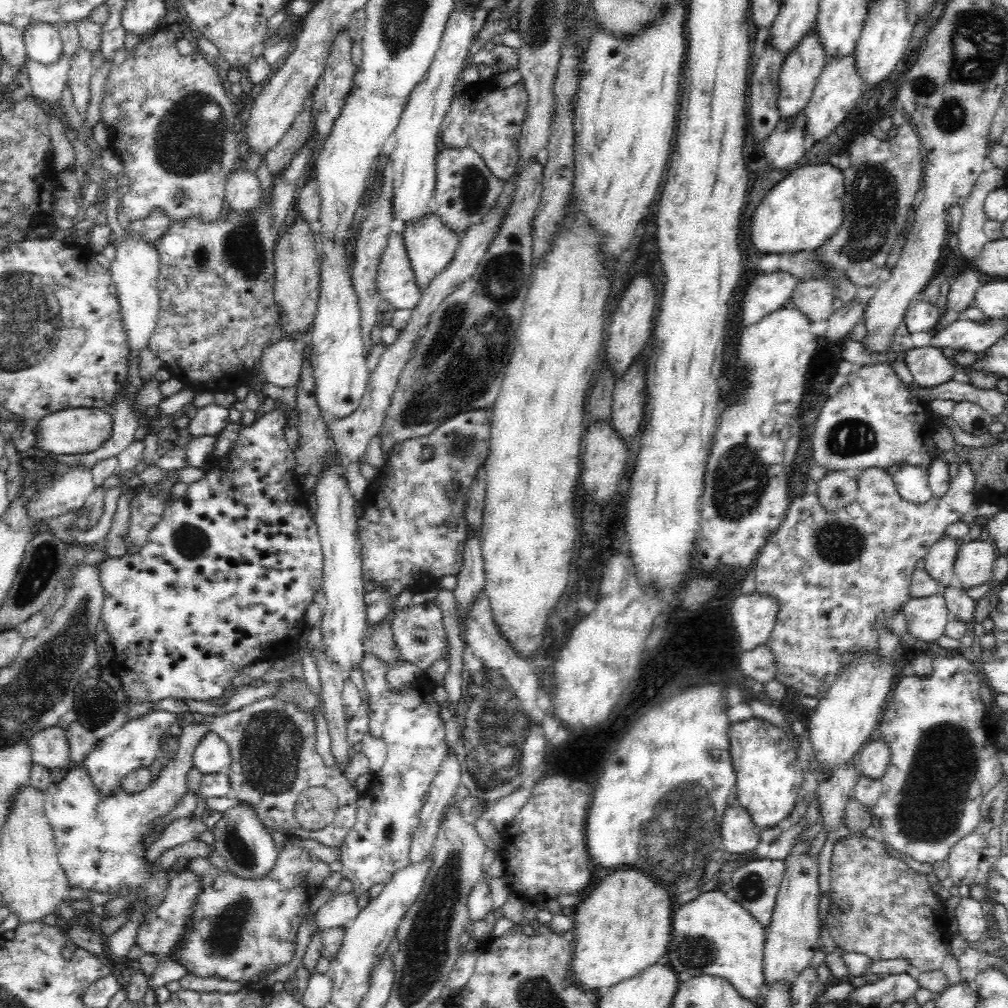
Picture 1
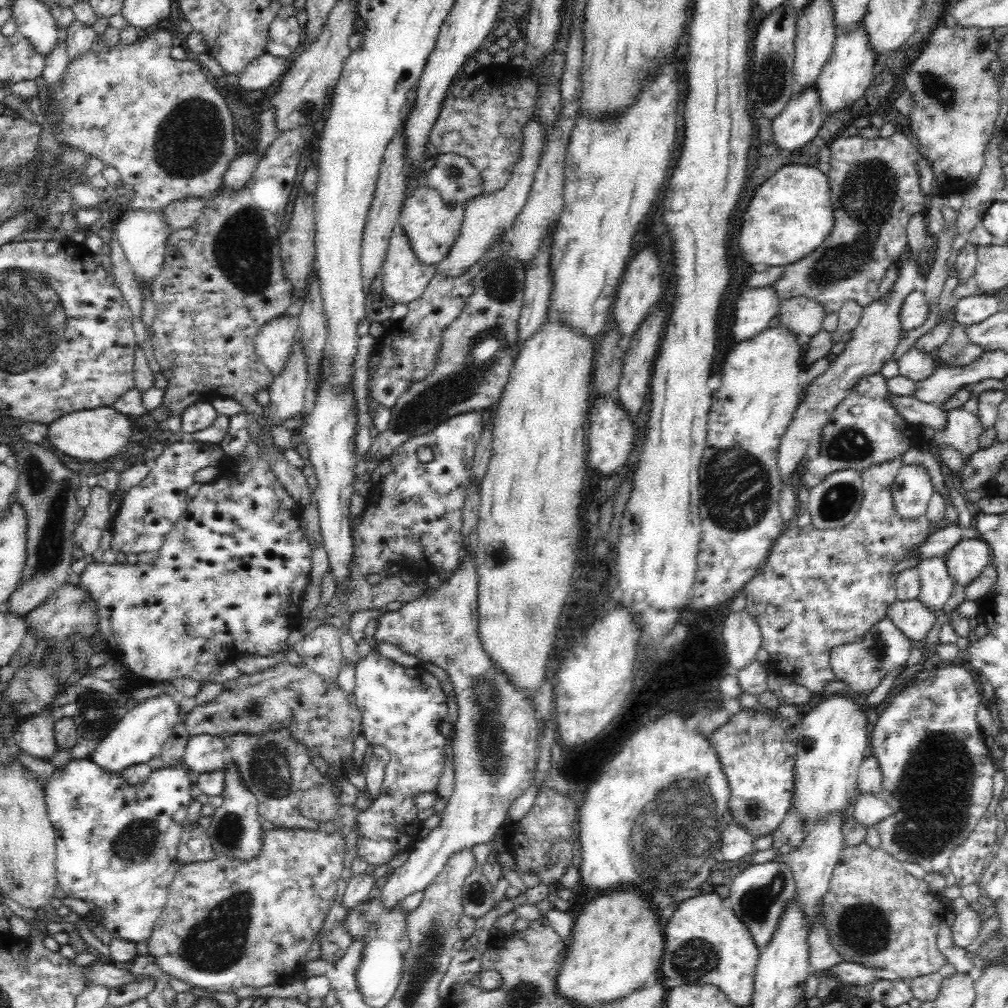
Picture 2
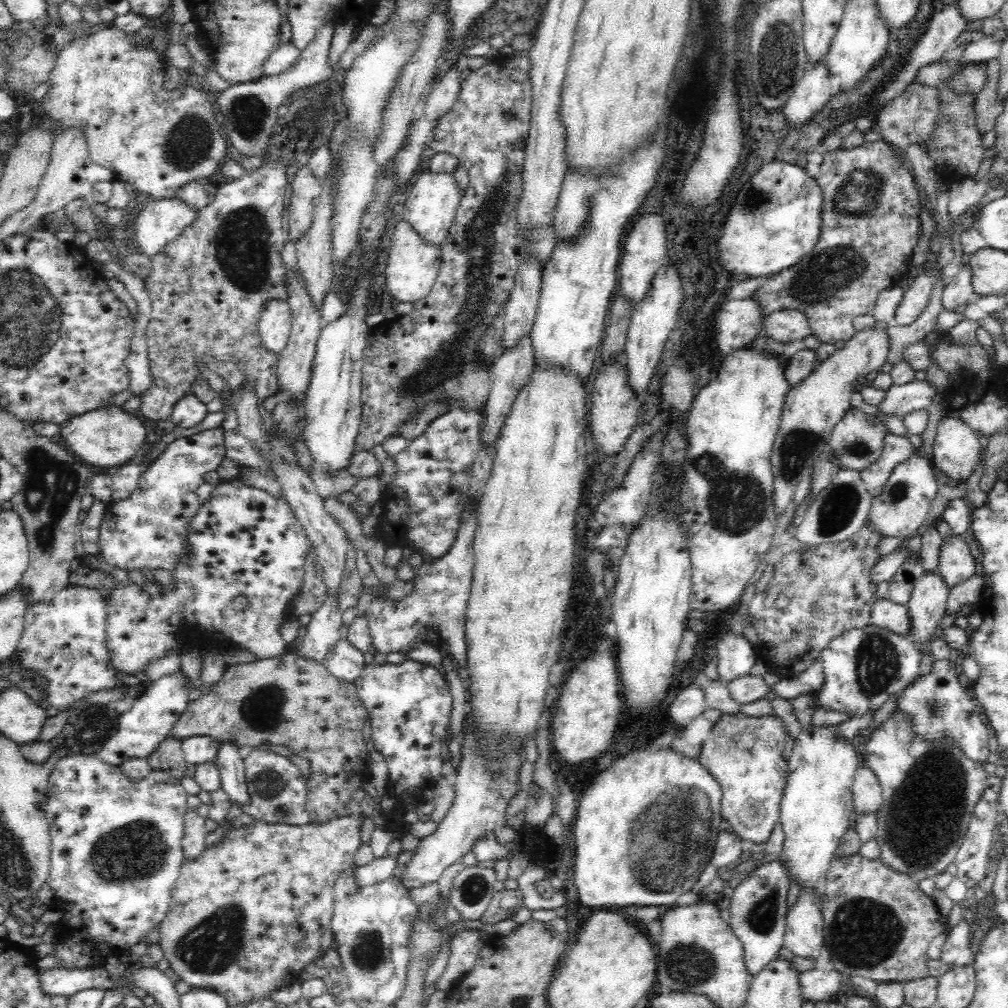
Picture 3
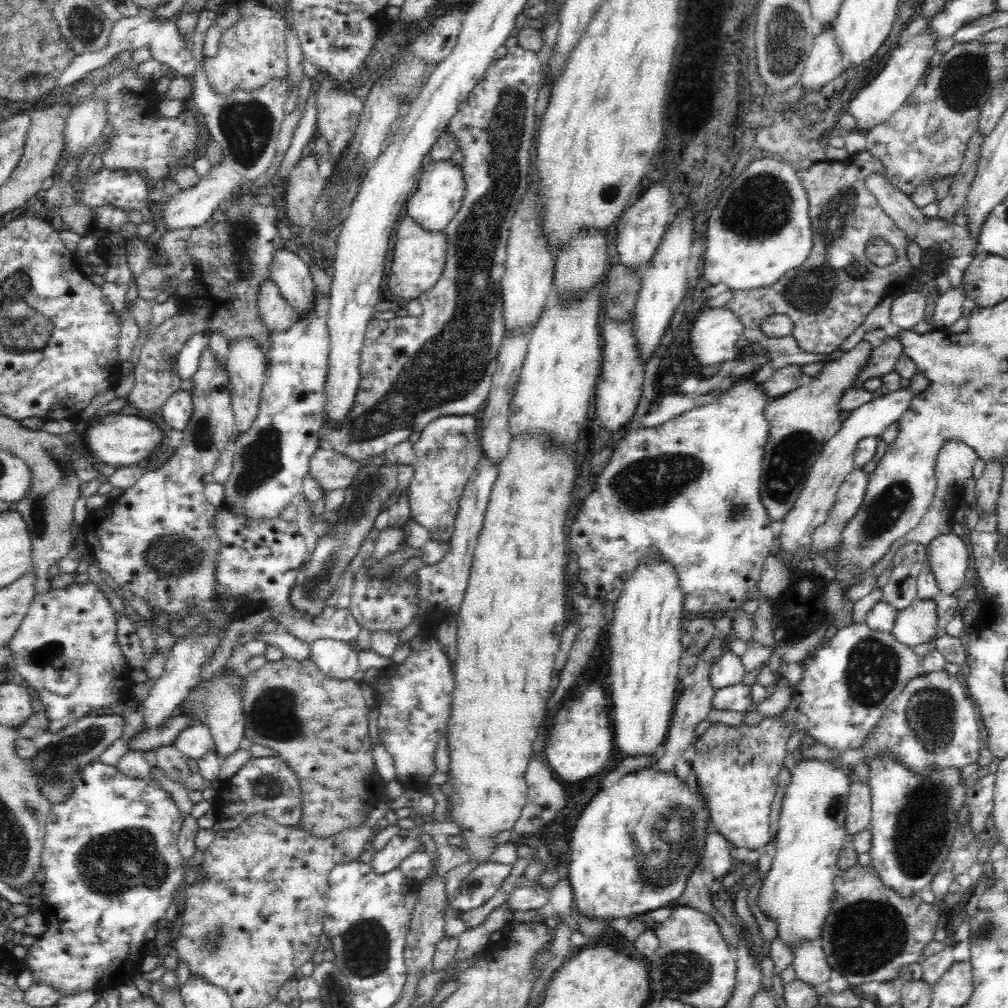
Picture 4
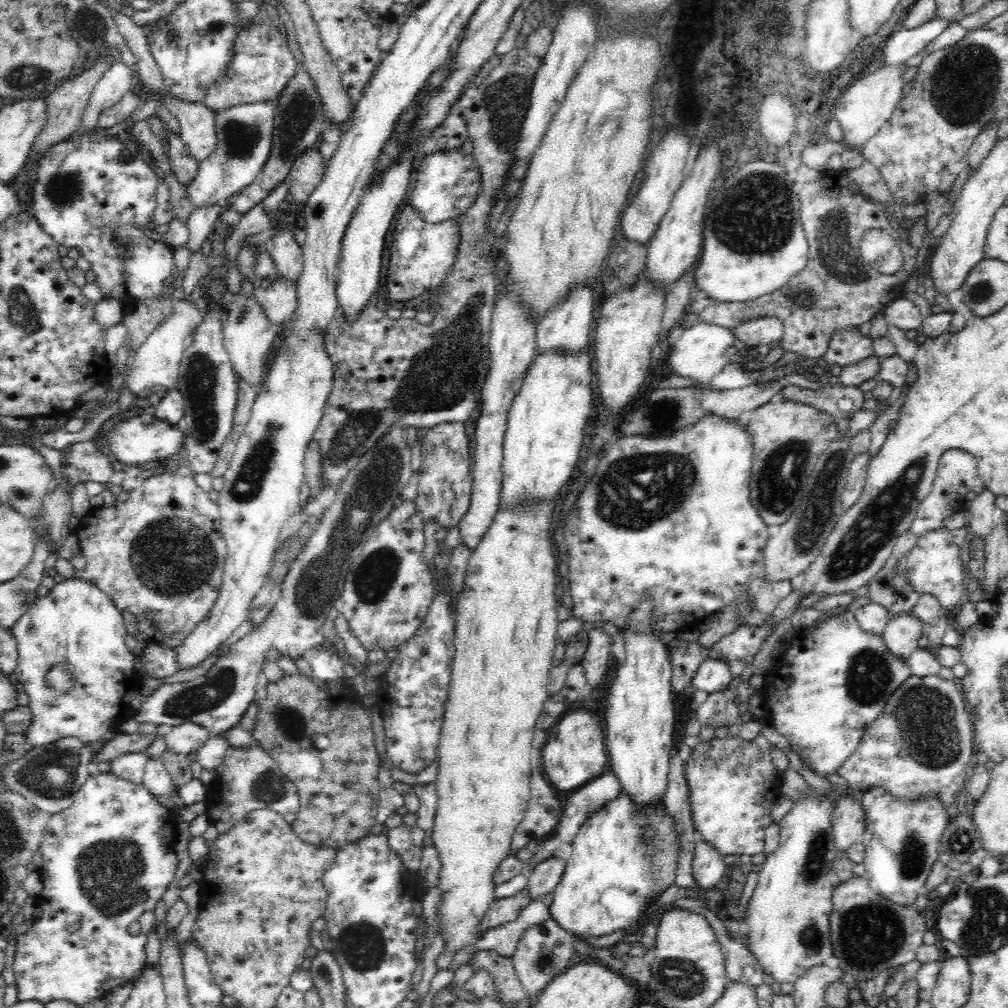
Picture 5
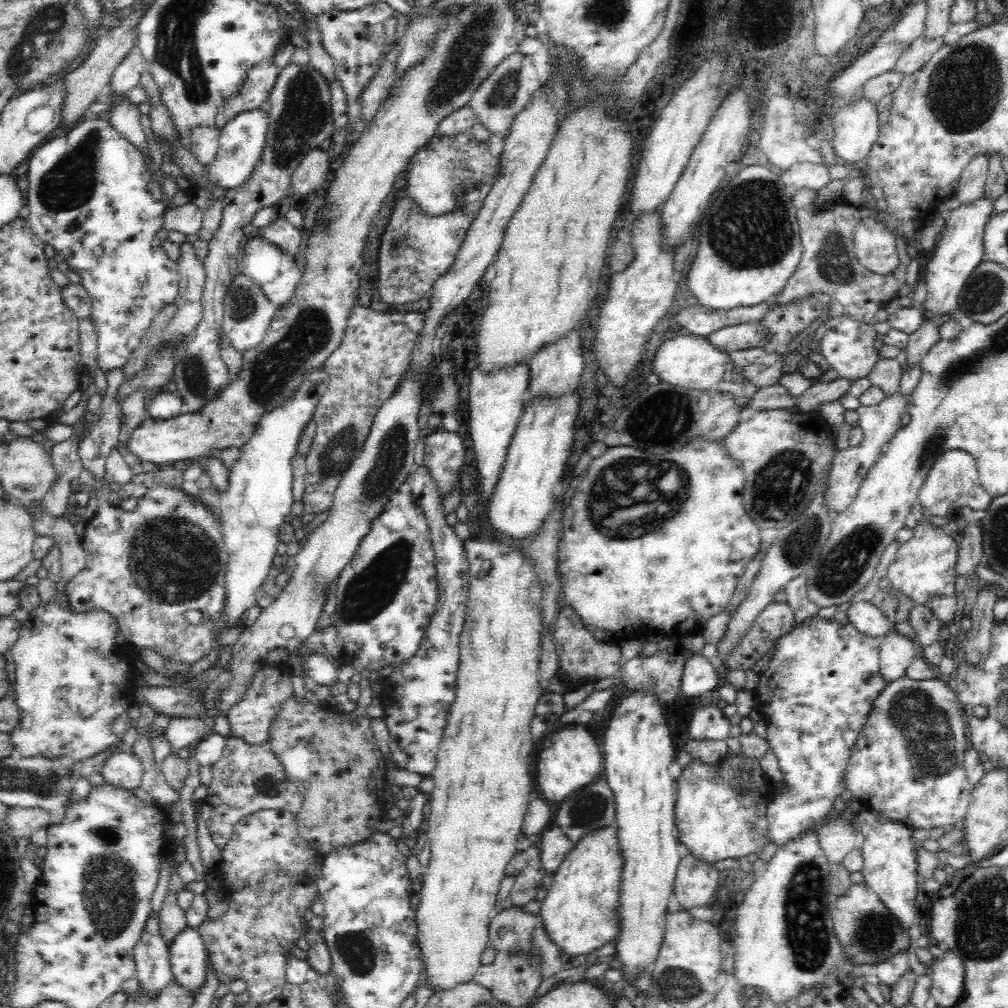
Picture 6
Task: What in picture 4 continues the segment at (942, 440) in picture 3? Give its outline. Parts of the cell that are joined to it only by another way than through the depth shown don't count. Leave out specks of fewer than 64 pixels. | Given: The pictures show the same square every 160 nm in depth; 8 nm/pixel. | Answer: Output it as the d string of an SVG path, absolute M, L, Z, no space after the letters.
M958 440L948 441L942 445L942 448L937 454L937 461L935 464L935 479L936 486L934 488L934 496L932 496L932 502L928 504L924 516L920 519L917 526L903 538L898 539L893 543L893 546L889 549L887 554L876 565L871 577L877 580L881 575L892 566L894 554L898 550L899 546L902 546L908 542L916 542L925 548L928 544L937 538L940 534L947 534L952 532L953 521L949 514L954 508L957 508L963 500L964 485L967 480L972 477L972 466L974 466L978 455L971 449L966 443Z

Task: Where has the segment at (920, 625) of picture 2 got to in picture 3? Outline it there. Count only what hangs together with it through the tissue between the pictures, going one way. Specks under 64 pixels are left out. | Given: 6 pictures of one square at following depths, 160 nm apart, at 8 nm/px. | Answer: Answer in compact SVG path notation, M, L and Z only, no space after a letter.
M887 598L875 602L871 609L870 625L907 636L910 632L910 616L907 606L895 604Z

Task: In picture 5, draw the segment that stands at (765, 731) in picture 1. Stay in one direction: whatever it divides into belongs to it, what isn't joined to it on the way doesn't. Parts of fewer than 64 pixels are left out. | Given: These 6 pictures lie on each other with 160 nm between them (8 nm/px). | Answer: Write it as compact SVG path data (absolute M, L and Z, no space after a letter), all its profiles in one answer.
M728 735L724 739L714 737L711 741L700 741L691 751L684 766L684 777L688 785L688 803L692 814L695 834L710 843L720 856L732 854L760 854L765 847L766 829L773 822L772 803L780 796L781 773L776 771L770 757L771 744L764 735L751 741Z

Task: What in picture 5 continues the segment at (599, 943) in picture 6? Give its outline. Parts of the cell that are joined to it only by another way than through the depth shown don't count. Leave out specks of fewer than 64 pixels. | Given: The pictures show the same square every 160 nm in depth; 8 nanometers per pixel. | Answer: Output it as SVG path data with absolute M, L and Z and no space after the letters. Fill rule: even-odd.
M621 792L605 804L600 812L590 816L574 837L571 855L565 863L560 882L554 886L552 901L548 906L550 918L584 944L590 945L589 938L598 938L634 926L647 906L674 882L678 844L672 833L672 817L664 813L665 806L662 803L650 805L647 815L638 813L636 808L638 805L634 807L630 797ZM643 827L648 827L649 836L655 838L655 843L642 837Z

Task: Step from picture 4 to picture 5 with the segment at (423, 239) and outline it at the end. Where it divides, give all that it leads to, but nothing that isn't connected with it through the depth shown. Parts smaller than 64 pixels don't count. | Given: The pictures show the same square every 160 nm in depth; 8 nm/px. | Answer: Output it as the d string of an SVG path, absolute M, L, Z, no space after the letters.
M406 203L396 222L390 246L390 258L387 270L386 289L389 297L397 302L418 300L429 290L436 290L455 263L459 244L458 217L448 218L442 222L424 222L413 206Z

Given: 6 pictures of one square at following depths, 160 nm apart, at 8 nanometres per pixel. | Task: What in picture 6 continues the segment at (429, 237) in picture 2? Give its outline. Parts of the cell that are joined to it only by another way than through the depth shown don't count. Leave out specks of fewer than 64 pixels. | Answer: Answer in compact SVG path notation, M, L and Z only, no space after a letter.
M468 131L450 136L436 134L428 140L426 146L418 149L418 152L410 158L406 170L406 195L411 197L422 212L430 215L446 214L452 210L462 210L476 216L490 194L490 190L497 184L500 178L501 157L490 153L488 141L479 141Z

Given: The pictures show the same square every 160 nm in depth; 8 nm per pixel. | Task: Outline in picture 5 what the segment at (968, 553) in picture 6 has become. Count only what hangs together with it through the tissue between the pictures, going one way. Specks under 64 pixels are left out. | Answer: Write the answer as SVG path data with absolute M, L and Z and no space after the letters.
M984 488L984 490L976 495L971 507L965 515L966 527L968 531L974 533L975 538L986 540L992 533L992 514L994 514L995 496Z

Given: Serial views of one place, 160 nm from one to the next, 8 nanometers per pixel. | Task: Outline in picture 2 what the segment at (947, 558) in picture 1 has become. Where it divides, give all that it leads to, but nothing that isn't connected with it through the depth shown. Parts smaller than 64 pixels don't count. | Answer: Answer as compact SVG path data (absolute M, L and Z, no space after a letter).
M945 558L922 560L917 566L920 591L916 600L936 615L952 596L955 581L948 575Z

